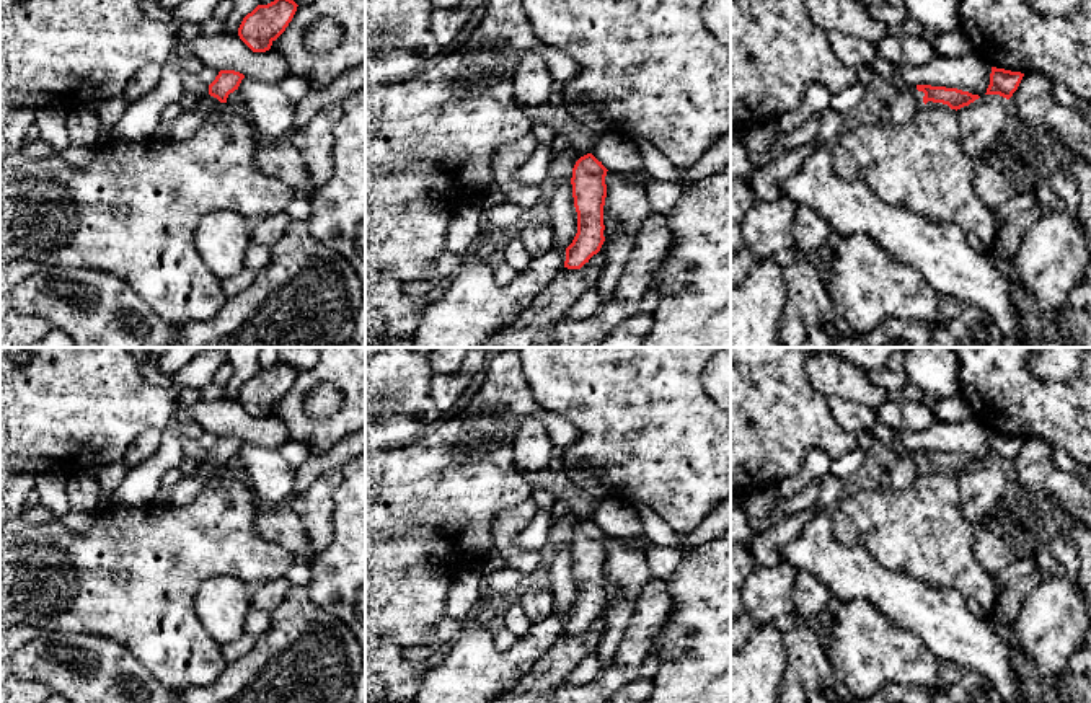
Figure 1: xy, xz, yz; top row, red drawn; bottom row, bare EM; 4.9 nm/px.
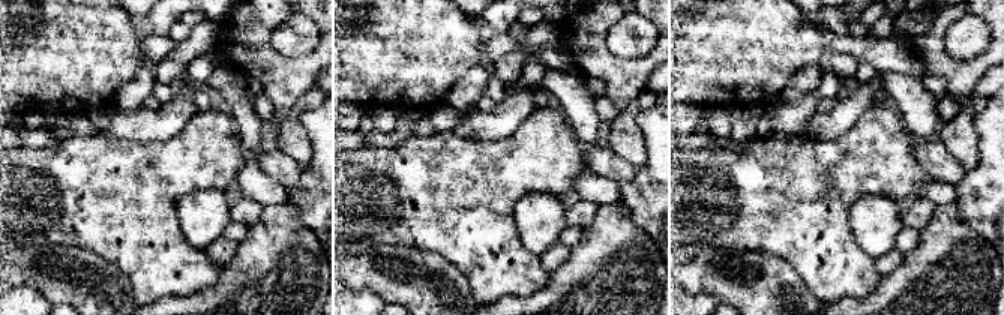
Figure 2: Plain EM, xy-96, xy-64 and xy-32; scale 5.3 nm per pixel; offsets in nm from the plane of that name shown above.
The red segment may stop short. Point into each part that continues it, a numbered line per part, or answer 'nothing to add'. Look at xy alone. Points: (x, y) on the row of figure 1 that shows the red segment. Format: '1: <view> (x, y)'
1: xy (189, 121)

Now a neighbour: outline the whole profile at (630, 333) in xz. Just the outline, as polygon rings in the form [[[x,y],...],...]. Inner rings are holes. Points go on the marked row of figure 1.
[[[639,310],[623,320],[599,347],[643,347],[643,341],[652,329],[652,315]]]

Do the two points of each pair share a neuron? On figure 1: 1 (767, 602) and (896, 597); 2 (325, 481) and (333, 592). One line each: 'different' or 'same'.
1: different
2: different

